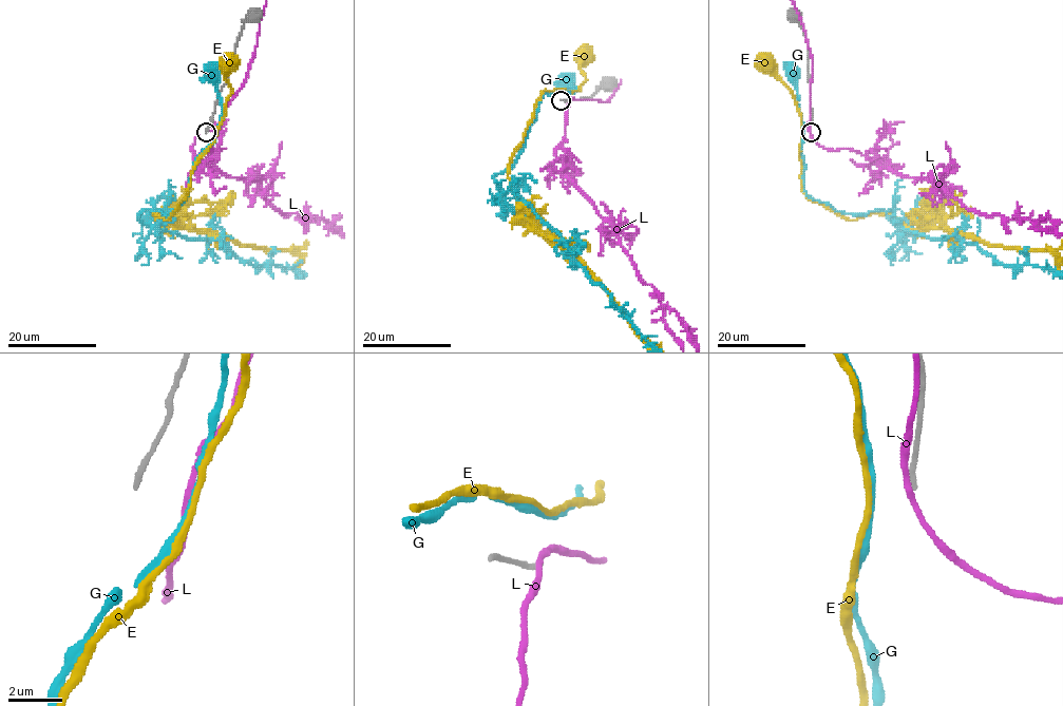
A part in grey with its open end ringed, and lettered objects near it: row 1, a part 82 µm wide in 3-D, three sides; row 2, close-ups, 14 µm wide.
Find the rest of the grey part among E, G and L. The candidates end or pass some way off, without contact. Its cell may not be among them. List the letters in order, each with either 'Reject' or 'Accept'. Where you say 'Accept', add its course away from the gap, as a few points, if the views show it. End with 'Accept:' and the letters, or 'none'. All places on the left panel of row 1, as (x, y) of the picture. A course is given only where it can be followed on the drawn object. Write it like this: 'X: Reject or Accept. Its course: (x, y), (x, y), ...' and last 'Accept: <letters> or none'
E: Reject
G: Reject
L: Reject
Accept: none

